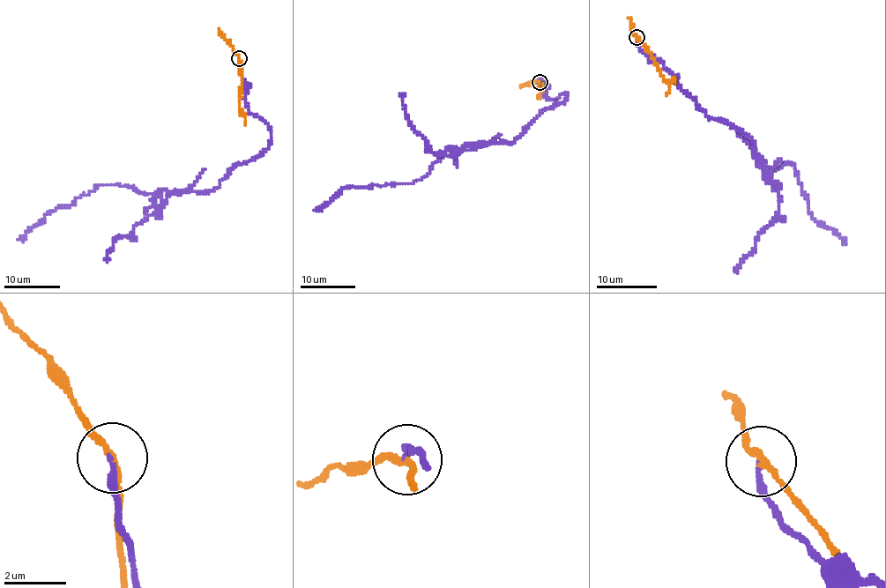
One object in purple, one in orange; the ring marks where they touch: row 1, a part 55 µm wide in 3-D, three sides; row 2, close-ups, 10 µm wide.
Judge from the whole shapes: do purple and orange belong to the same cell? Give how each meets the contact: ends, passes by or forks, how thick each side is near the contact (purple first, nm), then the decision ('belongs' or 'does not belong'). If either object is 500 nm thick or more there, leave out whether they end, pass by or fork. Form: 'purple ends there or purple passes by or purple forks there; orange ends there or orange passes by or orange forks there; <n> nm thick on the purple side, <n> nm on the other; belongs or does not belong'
purple ends there; orange passes by; 170 nm thick on the purple side, 190 nm on the other; does not belong

